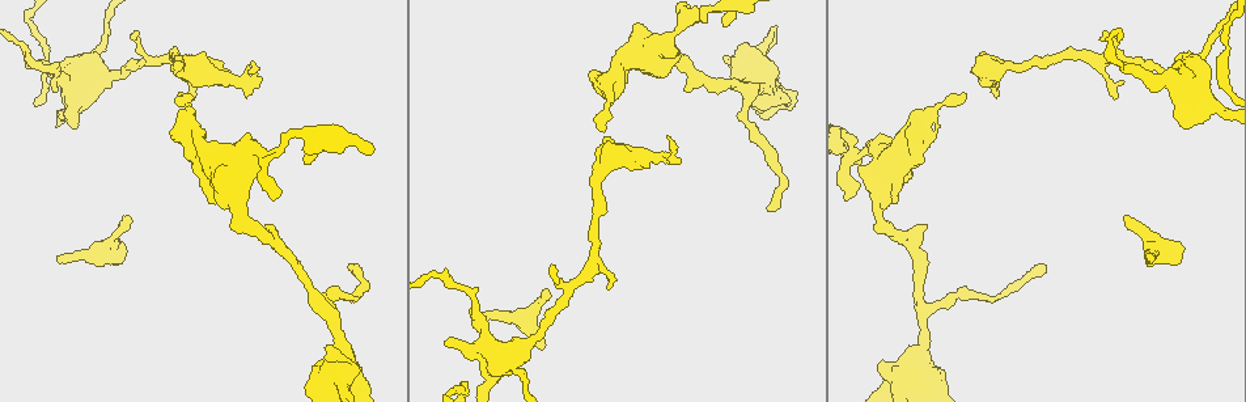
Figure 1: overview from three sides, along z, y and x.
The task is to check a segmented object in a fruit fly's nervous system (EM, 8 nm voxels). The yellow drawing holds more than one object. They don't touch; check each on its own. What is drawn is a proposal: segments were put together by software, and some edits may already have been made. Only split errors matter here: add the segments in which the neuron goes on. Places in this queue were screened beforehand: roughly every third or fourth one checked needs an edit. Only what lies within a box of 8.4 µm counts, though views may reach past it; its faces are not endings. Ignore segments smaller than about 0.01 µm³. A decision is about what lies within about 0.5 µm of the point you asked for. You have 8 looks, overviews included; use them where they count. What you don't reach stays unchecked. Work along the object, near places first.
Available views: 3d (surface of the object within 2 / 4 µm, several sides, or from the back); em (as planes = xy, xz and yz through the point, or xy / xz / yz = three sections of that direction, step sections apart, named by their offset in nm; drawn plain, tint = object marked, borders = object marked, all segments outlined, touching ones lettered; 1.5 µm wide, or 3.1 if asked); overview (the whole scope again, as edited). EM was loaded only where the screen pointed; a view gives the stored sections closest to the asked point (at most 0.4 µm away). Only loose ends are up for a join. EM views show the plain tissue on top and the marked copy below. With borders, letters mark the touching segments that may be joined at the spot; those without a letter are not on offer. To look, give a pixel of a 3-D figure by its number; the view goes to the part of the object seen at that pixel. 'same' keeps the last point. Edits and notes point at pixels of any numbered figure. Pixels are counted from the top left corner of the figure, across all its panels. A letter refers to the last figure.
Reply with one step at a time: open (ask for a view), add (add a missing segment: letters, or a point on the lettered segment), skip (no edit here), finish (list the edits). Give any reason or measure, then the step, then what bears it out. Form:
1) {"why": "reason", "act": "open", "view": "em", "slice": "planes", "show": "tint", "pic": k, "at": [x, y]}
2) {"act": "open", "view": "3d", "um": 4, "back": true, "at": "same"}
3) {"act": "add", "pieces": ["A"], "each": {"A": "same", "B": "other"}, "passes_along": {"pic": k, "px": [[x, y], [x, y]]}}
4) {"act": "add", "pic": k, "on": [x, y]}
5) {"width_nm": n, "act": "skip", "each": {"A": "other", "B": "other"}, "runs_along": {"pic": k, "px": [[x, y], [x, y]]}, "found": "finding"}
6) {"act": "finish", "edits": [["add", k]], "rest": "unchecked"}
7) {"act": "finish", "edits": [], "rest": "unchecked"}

{"why": "an open end", "act": "open", "view": "3d", "um": 4, "pic": 1, "at": [1179, 61]}

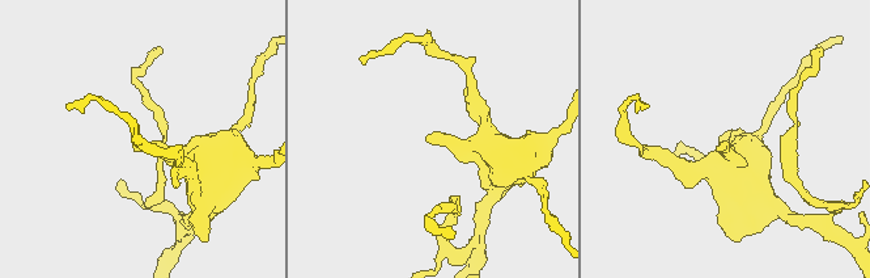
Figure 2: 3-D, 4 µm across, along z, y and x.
{"why": "shape alone is not enough", "act": "open", "view": "em", "slice": "planes", "show": "borders", "pic": 2, "at": [429, 142]}

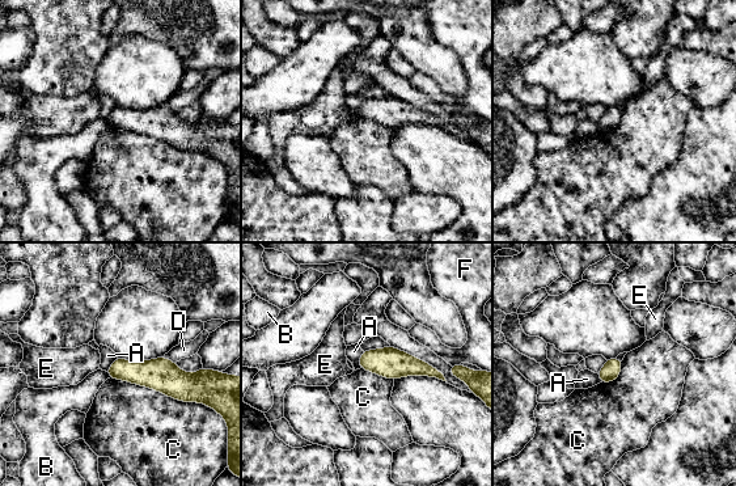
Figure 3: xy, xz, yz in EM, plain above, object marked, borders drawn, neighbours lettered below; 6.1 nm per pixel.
{"width_nm": 110, "act": "skip", "each": {"A": "other", "B": "other", "C": "other", "D": "other", "E": "other", "F": "other"}, "border": {"pic": 3, "px": [[109, 377], [199, 402]]}, "found": "none of them fits"}

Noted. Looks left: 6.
{"why": "free end", "act": "open", "view": "em", "slice": "planes", "show": "borders", "pic": 1, "at": [725, 24]}

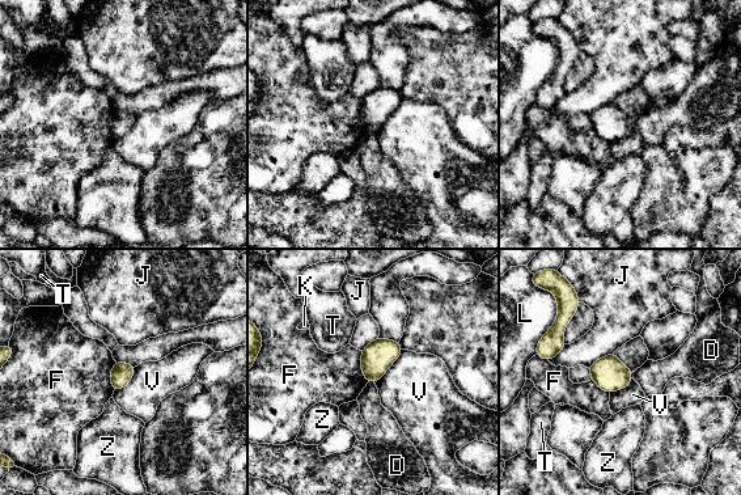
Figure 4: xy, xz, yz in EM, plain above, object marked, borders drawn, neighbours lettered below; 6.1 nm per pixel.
{"act": "skip", "each": {"D": "other", "F": "other", "J": "other", "K": "other", "L": "other", "T": "other", "V": "other", "Z": "other"}, "border": {"pic": 4, "px": [[403, 350], [375, 383]]}, "found": "none of them fits"}

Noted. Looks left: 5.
{"why": "branch stops here", "act": "open", "view": "3d", "um": 4, "pic": 1, "at": [545, 345]}

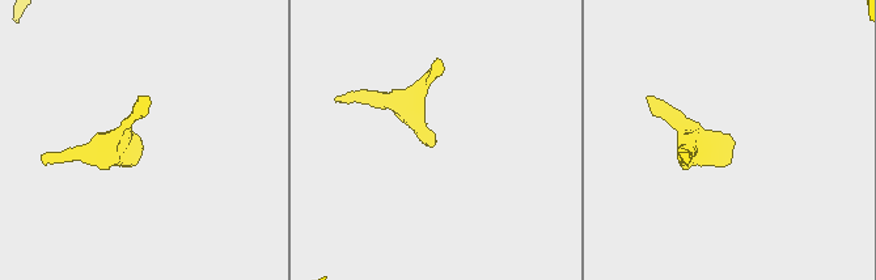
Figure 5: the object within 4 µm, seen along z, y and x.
{"act": "open", "view": "em", "slice": "planes", "show": "borders", "pic": 5, "at": [434, 144]}

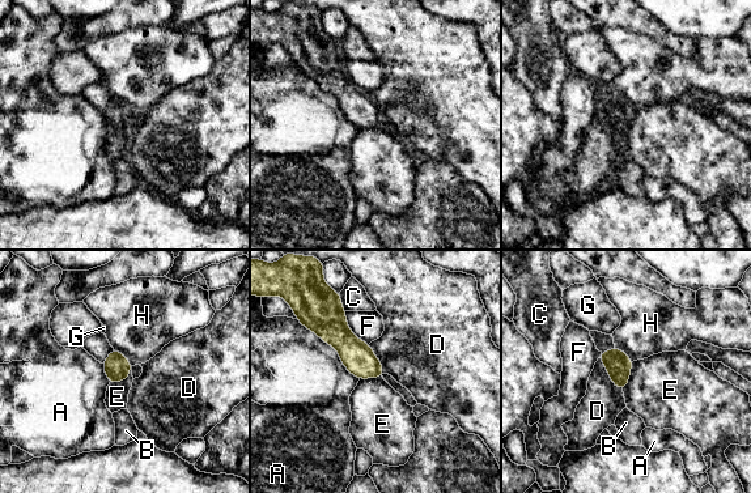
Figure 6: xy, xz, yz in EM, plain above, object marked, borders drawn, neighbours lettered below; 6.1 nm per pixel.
{"width_nm": 160, "act": "skip", "each": {"A": "other", "B": "other", "C": "other", "D": "other", "E": "other", "F": "other", "G": "other", "H": "other"}, "border": {"pic": 6, "px": [[131, 366], [124, 379], [109, 385]]}, "found": "no lettered segment goes on from it"}

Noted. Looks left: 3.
{"act": "finish", "edits": [], "rest": "unchecked"}

